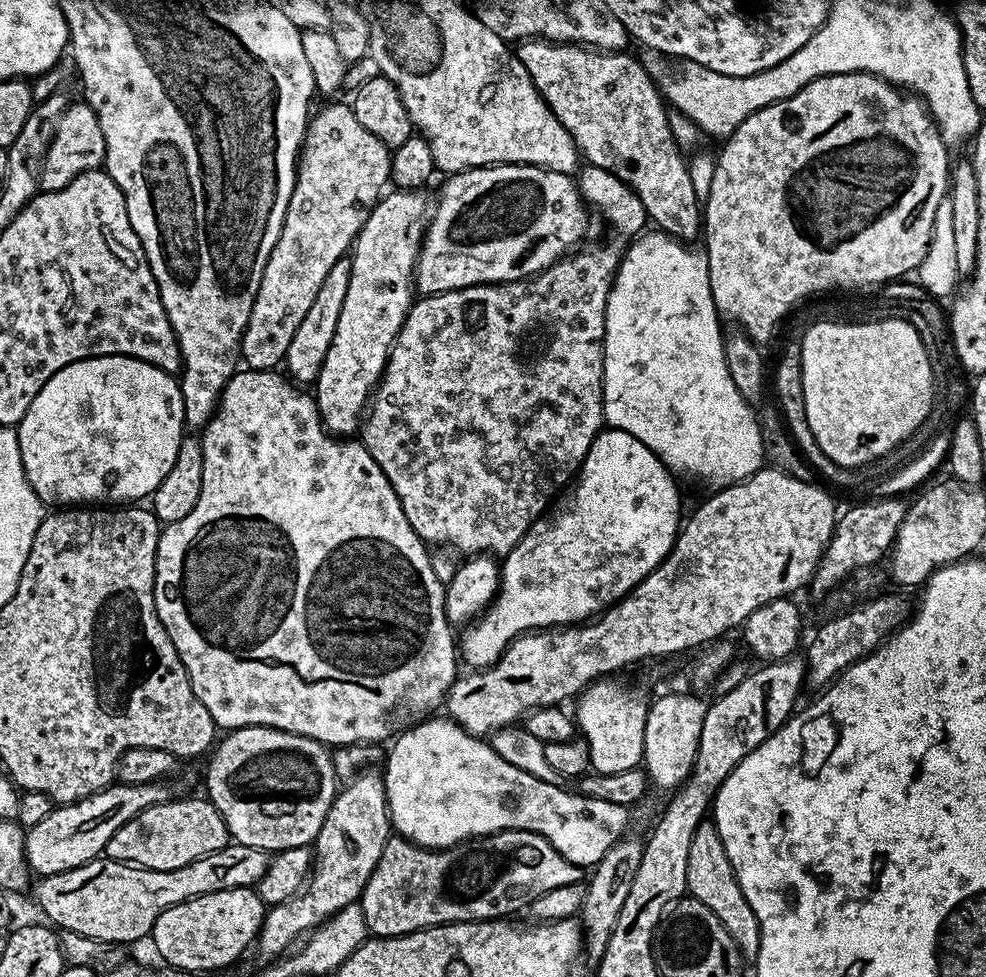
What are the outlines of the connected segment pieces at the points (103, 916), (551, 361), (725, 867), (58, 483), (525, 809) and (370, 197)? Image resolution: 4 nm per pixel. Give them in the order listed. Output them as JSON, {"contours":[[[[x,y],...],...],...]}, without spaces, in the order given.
{"contours":[[[[229,842],[222,850],[211,852],[209,856],[198,858],[186,866],[178,866],[178,870],[150,870],[124,864],[121,860],[97,858],[74,870],[43,877],[36,888],[36,900],[40,903],[41,910],[49,916],[47,919],[57,929],[74,934],[86,934],[86,938],[98,938],[106,942],[131,946],[135,940],[140,940],[143,936],[145,939],[151,933],[158,914],[170,906],[193,900],[195,896],[202,894],[214,894],[218,890],[252,888],[259,885],[266,874],[269,861],[269,853],[254,846],[242,846],[235,842]]],[[[596,248],[593,252],[580,252],[577,256],[571,256],[557,260],[545,272],[537,272],[526,280],[510,280],[497,285],[478,284],[475,288],[455,288],[453,292],[437,292],[435,296],[421,295],[408,311],[402,330],[396,335],[392,351],[388,353],[384,375],[374,389],[362,424],[362,443],[374,462],[378,462],[382,474],[386,474],[394,494],[398,494],[398,502],[410,526],[429,545],[449,544],[460,552],[468,552],[467,554],[509,552],[527,534],[532,523],[545,515],[557,493],[579,473],[580,463],[586,458],[594,438],[605,427],[604,319],[608,291],[612,288],[622,256],[612,248]]],[[[715,819],[701,820],[694,830],[694,838],[690,838],[690,858],[686,858],[686,882],[687,895],[698,899],[718,916],[745,957],[755,958],[760,949],[760,923],[754,910],[750,910],[750,902],[746,902],[742,894],[742,886],[726,854],[726,846],[722,846]]],[[[92,356],[88,360],[67,364],[48,379],[21,418],[16,428],[16,437],[26,478],[46,506],[120,506],[125,502],[143,501],[140,500],[143,496],[144,499],[151,497],[152,491],[160,485],[162,478],[170,474],[170,466],[174,466],[174,458],[178,458],[178,446],[185,432],[184,399],[177,377],[173,373],[164,372],[158,366],[133,356]]],[[[429,718],[421,720],[415,728],[407,728],[401,732],[399,736],[391,741],[392,749],[386,752],[386,760],[388,756],[388,765],[384,768],[384,776],[382,775],[382,783],[384,785],[384,796],[388,799],[388,819],[391,827],[395,829],[399,835],[406,840],[411,840],[413,844],[429,850],[443,850],[453,846],[459,846],[473,838],[481,836],[493,836],[495,832],[507,832],[515,830],[518,832],[537,832],[542,838],[546,838],[550,842],[550,846],[554,846],[554,850],[558,850],[558,854],[562,854],[571,864],[577,866],[595,866],[600,859],[608,853],[608,851],[616,845],[617,842],[625,835],[624,827],[628,824],[629,809],[622,804],[608,804],[605,800],[597,800],[588,802],[584,808],[584,816],[588,821],[585,824],[575,824],[574,821],[568,820],[568,792],[564,786],[551,784],[550,782],[542,782],[538,778],[534,778],[534,774],[526,774],[526,770],[518,770],[518,766],[510,766],[510,762],[506,762],[506,758],[502,758],[492,748],[491,743],[485,742],[481,737],[471,736],[467,730],[455,720],[451,718],[443,718],[444,720],[436,720],[437,718]]],[[[347,103],[332,104],[322,109],[317,116],[315,113],[308,121],[304,141],[296,169],[296,185],[286,206],[286,218],[278,234],[278,242],[274,250],[270,250],[266,270],[262,270],[262,282],[250,310],[244,337],[240,340],[243,363],[248,363],[245,365],[252,370],[275,369],[276,363],[279,360],[281,363],[287,357],[294,330],[298,330],[302,318],[306,318],[306,313],[310,311],[322,282],[326,282],[326,274],[330,274],[330,266],[334,266],[334,262],[338,262],[338,258],[345,256],[353,247],[368,213],[385,191],[384,183],[387,185],[392,175],[390,150],[378,142],[378,138],[374,138],[374,134],[370,134],[366,126],[358,122],[358,118],[354,118]]]]}

